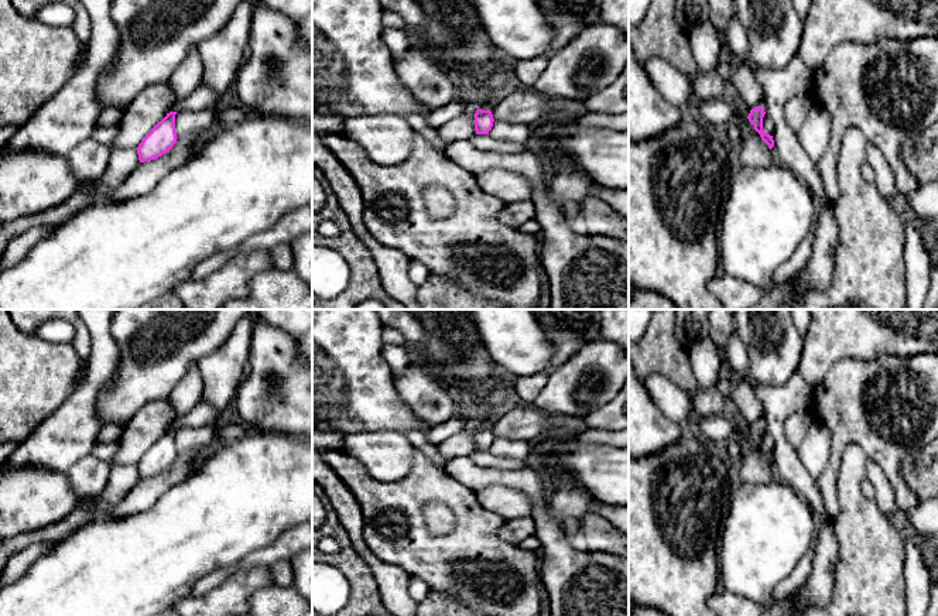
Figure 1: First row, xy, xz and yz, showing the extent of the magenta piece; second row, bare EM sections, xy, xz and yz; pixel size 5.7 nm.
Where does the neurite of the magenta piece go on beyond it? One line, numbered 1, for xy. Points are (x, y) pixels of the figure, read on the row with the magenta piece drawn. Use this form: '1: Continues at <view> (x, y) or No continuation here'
1: No continuation here

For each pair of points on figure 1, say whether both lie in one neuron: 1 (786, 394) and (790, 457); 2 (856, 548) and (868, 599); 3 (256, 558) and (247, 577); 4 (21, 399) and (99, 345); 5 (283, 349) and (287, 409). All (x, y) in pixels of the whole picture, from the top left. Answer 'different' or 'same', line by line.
1: same
2: same
3: different
4: different
5: same

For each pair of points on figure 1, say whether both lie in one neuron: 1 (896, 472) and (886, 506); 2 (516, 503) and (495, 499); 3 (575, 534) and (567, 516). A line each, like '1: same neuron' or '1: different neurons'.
1: different neurons
2: same neuron
3: same neuron

